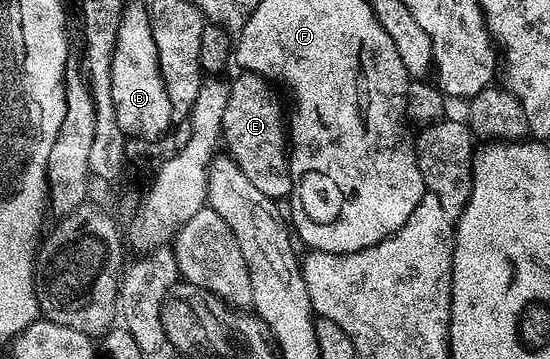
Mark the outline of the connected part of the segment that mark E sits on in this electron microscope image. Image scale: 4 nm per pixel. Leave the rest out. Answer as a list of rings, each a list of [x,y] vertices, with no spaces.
[[[244,71],[230,81],[228,105],[225,106],[222,143],[227,144],[226,151],[245,170],[245,176],[261,194],[276,202],[290,197],[293,192],[293,177],[289,159],[289,124],[283,120],[283,108],[279,105],[279,96],[270,88],[264,77],[251,71]]]

